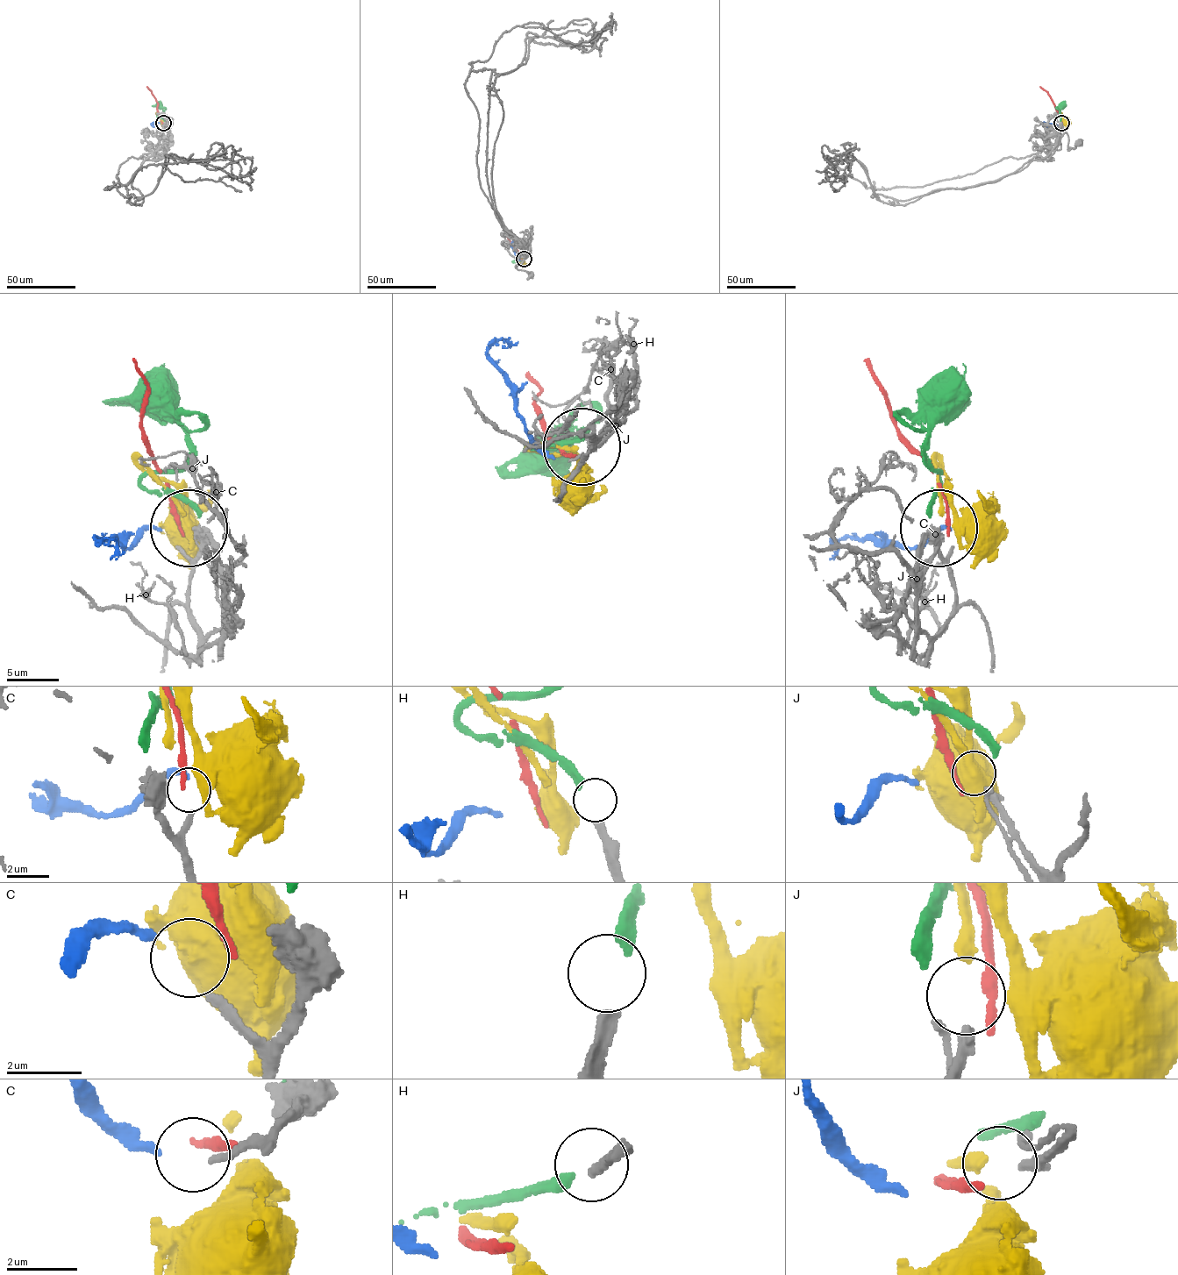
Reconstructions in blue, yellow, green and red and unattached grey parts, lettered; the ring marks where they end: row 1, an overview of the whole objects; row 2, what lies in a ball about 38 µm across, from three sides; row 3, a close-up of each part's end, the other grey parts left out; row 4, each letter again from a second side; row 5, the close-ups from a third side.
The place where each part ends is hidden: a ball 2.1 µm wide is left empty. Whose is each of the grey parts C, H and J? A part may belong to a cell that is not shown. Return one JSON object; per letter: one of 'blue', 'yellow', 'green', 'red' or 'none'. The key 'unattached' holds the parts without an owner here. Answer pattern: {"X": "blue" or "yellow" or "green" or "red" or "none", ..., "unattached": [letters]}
{"C": "blue", "H": "green", "J": "yellow", "unattached": []}

